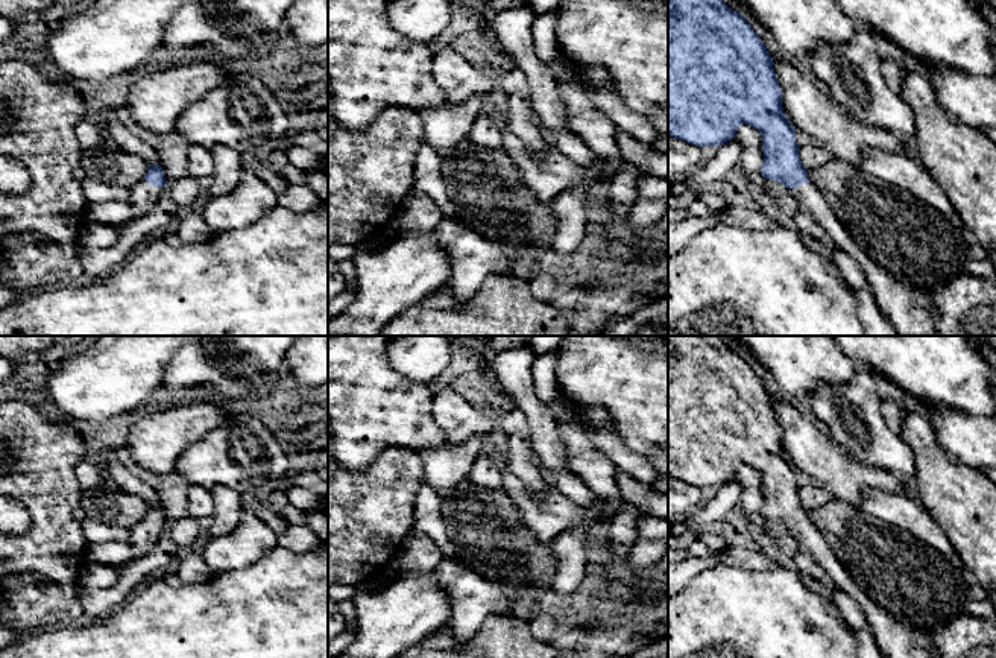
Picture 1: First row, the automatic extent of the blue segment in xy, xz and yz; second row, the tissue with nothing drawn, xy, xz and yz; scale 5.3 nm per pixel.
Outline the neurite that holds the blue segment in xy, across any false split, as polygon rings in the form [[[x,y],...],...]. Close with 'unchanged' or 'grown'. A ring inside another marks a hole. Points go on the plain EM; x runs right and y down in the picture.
[[[149,505],[146,517],[131,529],[132,561],[143,558],[158,544],[167,523],[161,506]]] | grown

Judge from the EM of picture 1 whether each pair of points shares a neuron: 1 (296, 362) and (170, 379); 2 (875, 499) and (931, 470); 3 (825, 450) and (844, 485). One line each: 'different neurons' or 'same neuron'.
1: different neurons
2: different neurons
3: same neuron

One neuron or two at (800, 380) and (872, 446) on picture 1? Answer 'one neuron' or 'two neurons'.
one neuron

